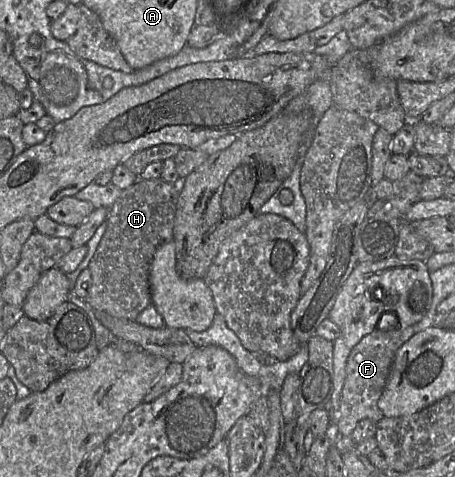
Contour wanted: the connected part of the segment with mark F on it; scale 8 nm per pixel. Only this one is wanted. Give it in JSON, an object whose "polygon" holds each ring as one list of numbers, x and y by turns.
{"polygon":[[413,326,404,329,382,331,376,328,351,350,346,364,346,377,342,389,339,413,332,430,332,445,334,444,340,455,357,444,352,441,352,433,357,423,362,419,380,421,384,415,378,407,390,374,391,366,397,350,416,332]]}

